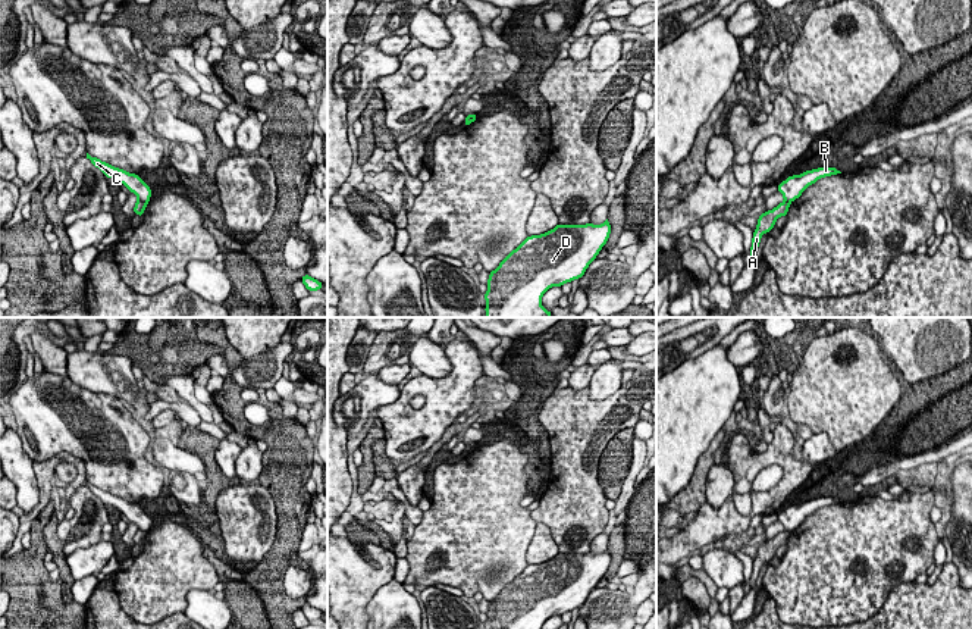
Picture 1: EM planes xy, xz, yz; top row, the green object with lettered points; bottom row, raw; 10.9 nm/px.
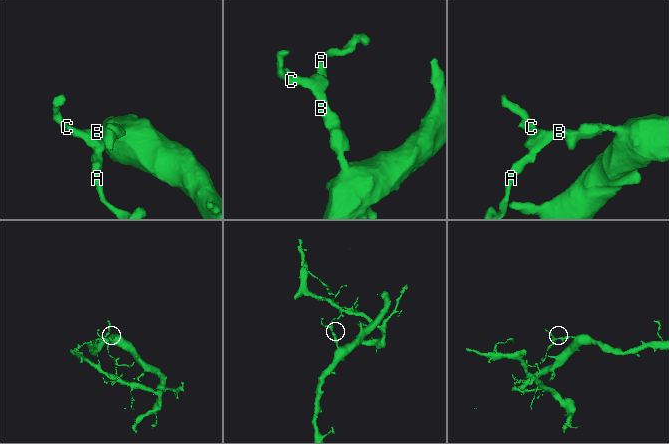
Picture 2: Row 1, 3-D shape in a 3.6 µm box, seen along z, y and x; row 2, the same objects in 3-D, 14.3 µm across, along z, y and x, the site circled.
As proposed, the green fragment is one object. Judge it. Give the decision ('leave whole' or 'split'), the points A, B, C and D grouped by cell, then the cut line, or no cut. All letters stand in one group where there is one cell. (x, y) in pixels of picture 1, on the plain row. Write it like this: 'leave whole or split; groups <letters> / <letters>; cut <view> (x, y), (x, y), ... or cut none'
split; groups A / B C D; cut xy (138, 528), (147, 532)

